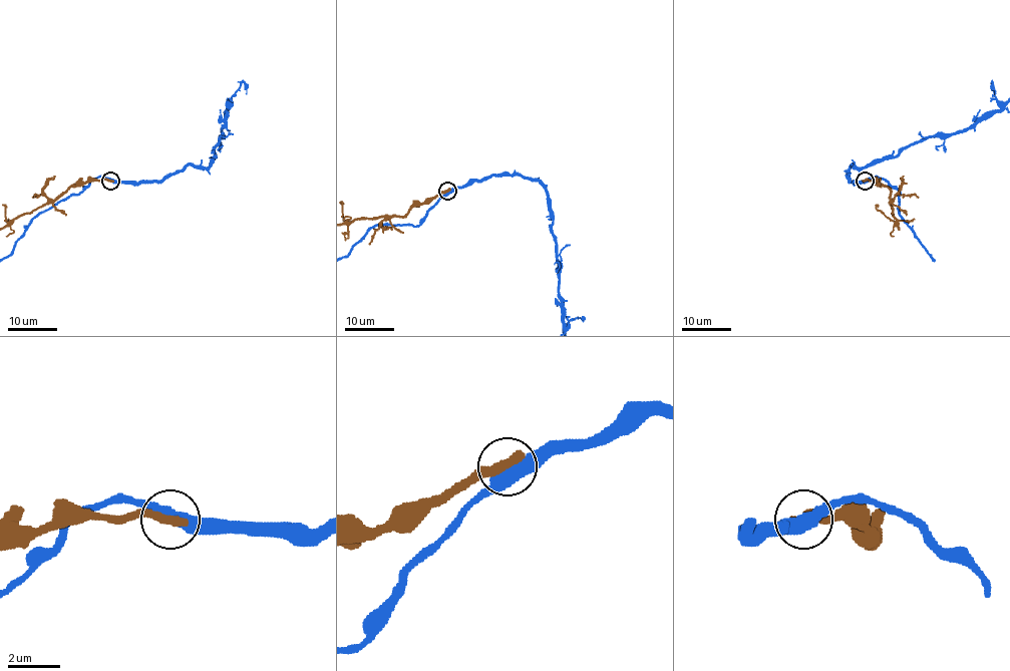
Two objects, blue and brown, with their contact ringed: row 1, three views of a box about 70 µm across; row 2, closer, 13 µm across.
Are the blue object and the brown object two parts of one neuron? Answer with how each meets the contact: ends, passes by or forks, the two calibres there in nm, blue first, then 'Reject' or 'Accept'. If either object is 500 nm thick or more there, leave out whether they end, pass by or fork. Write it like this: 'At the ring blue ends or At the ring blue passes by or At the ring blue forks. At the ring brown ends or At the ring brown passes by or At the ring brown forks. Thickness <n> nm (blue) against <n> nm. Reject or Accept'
At the ring blue passes by. At the ring brown ends. Thickness 460 nm (blue) against 460 nm. Reject

